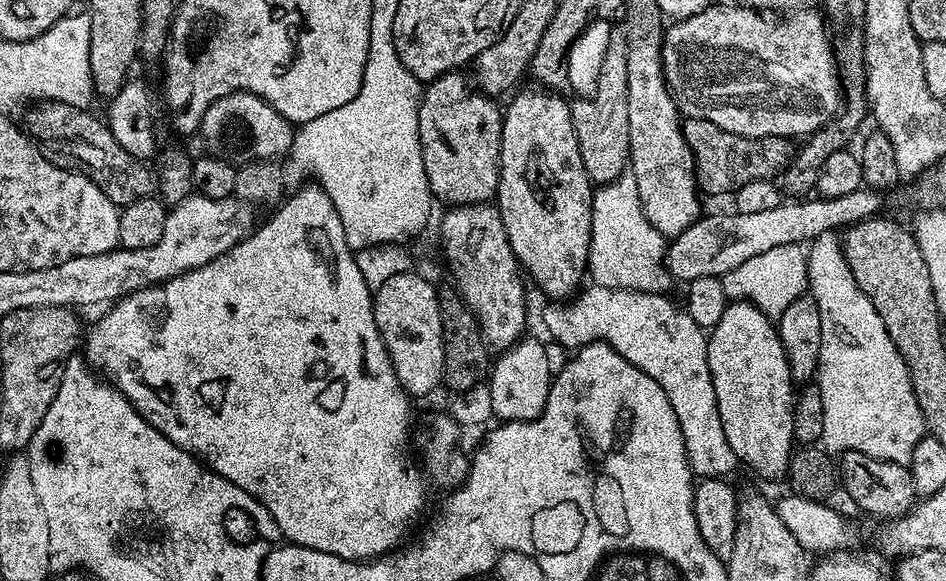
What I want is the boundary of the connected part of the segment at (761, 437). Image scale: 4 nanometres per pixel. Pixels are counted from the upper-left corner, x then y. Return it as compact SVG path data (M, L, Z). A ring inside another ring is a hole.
M729 303L722 318L718 318L718 322L710 329L708 365L714 382L718 414L722 418L722 430L726 430L726 442L730 442L730 450L734 450L737 461L741 465L749 464L758 475L765 476L768 480L776 480L779 476L781 479L787 473L794 451L794 381L786 362L786 354L782 350L777 325L750 303Z

